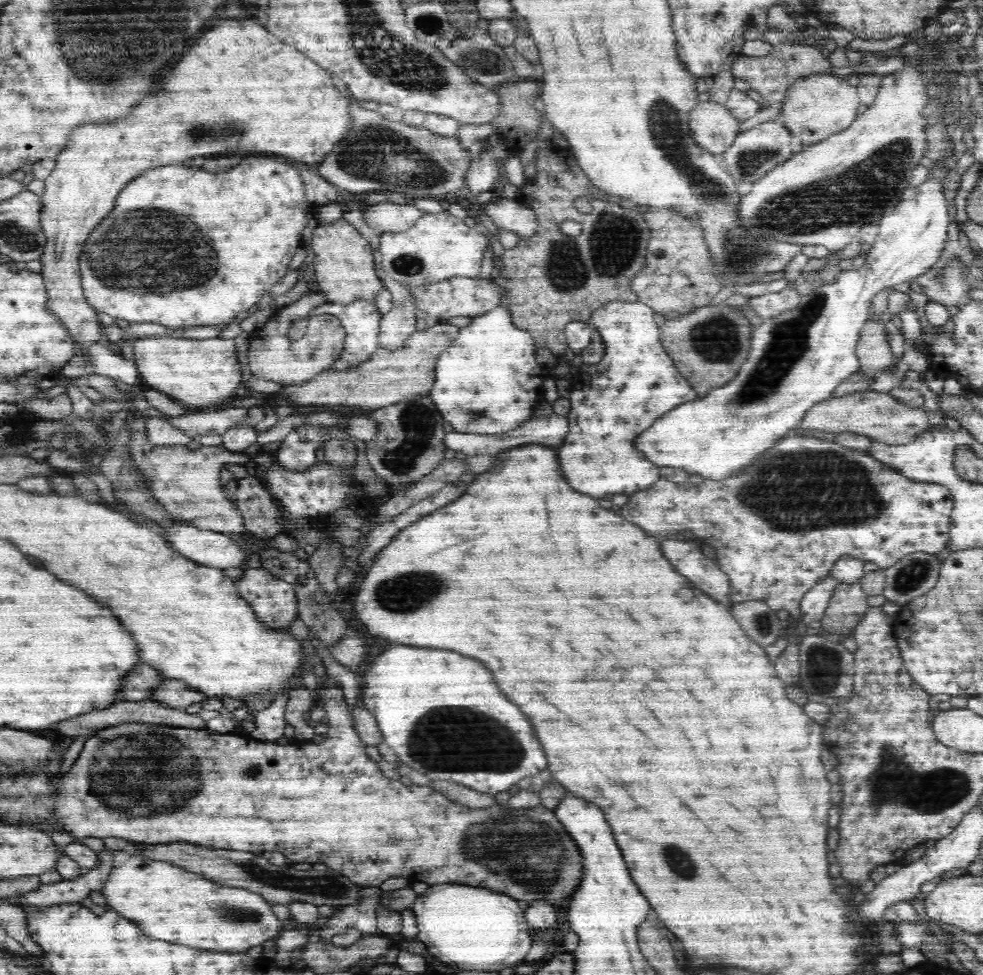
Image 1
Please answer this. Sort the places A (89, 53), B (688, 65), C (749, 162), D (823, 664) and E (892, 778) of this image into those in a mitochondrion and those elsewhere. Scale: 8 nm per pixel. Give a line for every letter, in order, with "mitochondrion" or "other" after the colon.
A: mitochondrion
B: other
C: mitochondrion
D: mitochondrion
E: mitochondrion

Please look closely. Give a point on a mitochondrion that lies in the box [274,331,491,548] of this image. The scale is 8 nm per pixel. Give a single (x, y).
(401, 457)

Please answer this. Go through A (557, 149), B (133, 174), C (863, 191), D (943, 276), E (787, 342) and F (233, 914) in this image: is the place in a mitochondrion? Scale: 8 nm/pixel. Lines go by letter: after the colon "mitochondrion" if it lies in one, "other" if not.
A: other
B: other
C: mitochondrion
D: mitochondrion
E: mitochondrion
F: mitochondrion

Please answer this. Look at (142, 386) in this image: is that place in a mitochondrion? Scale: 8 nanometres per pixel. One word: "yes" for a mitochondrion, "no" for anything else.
no

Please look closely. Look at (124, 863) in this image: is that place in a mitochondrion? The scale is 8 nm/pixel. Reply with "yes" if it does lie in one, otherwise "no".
no

